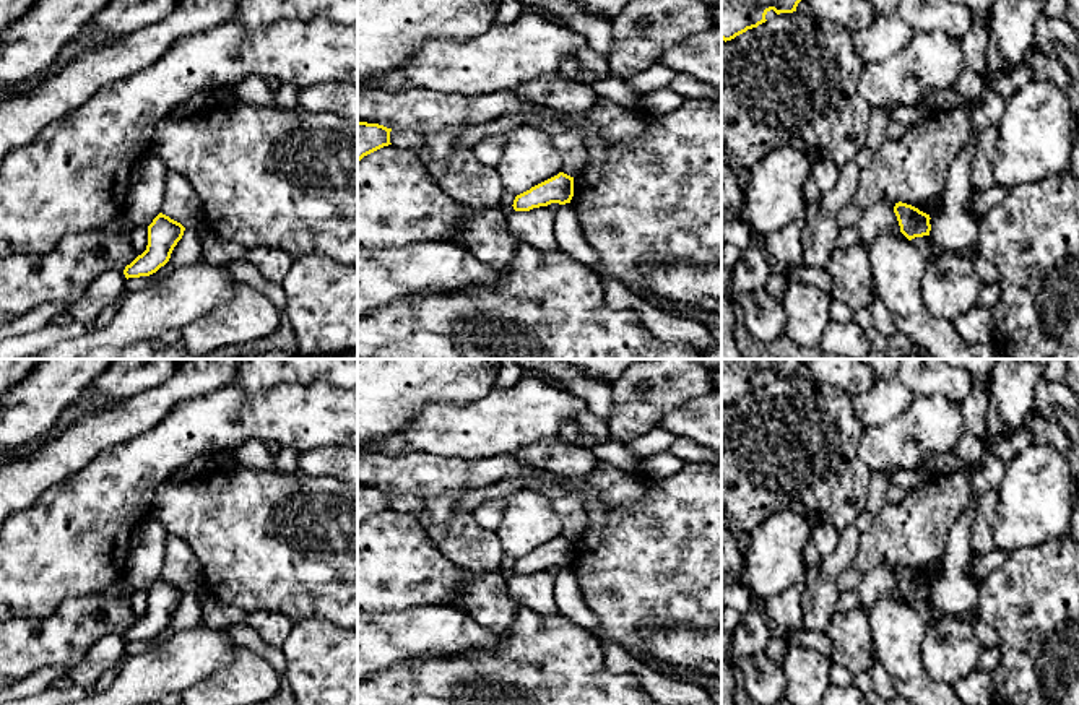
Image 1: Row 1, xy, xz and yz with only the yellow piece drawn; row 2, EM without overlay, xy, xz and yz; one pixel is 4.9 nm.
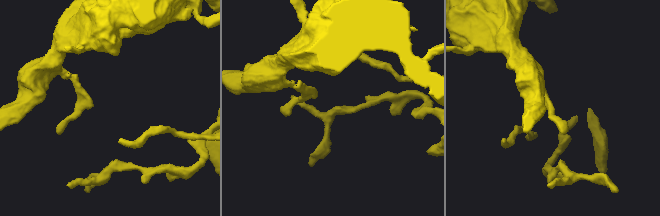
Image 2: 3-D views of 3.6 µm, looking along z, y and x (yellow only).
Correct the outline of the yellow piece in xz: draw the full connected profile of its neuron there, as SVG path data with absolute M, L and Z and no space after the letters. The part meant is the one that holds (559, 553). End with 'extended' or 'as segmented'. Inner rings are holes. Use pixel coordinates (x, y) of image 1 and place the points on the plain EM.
M559 536L557 539L531 551L514 564L515 575L530 575L551 567L566 569L574 560L574 541Z; as segmented

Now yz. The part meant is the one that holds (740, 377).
M722 359L722 403L726 406L748 393L757 391L767 385L765 378L770 374L777 378L793 377L801 364L803 359Z; as segmented

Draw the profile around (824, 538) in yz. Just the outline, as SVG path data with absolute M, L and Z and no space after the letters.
M832 525L812 526L812 534L804 547L806 570L819 567L829 557L838 543L838 531Z

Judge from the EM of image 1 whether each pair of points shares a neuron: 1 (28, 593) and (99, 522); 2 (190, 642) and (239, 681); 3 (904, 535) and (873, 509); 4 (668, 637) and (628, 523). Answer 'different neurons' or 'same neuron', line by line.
1: same neuron
2: different neurons
3: different neurons
4: different neurons

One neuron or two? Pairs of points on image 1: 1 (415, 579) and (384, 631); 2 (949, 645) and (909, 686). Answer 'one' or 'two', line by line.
1: two
2: two

